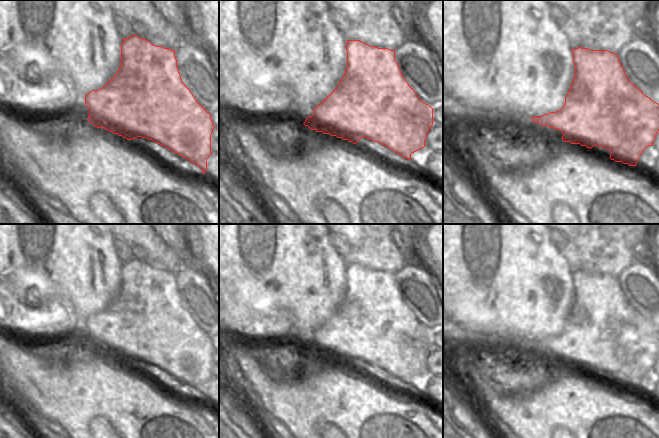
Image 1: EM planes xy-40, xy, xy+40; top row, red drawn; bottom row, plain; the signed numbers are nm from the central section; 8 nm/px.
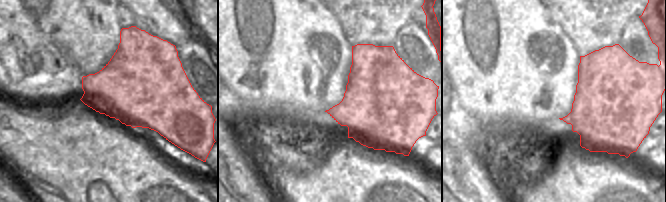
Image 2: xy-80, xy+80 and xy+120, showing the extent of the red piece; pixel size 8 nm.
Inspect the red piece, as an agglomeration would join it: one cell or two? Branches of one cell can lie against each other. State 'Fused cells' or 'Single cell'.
Fused cells.

